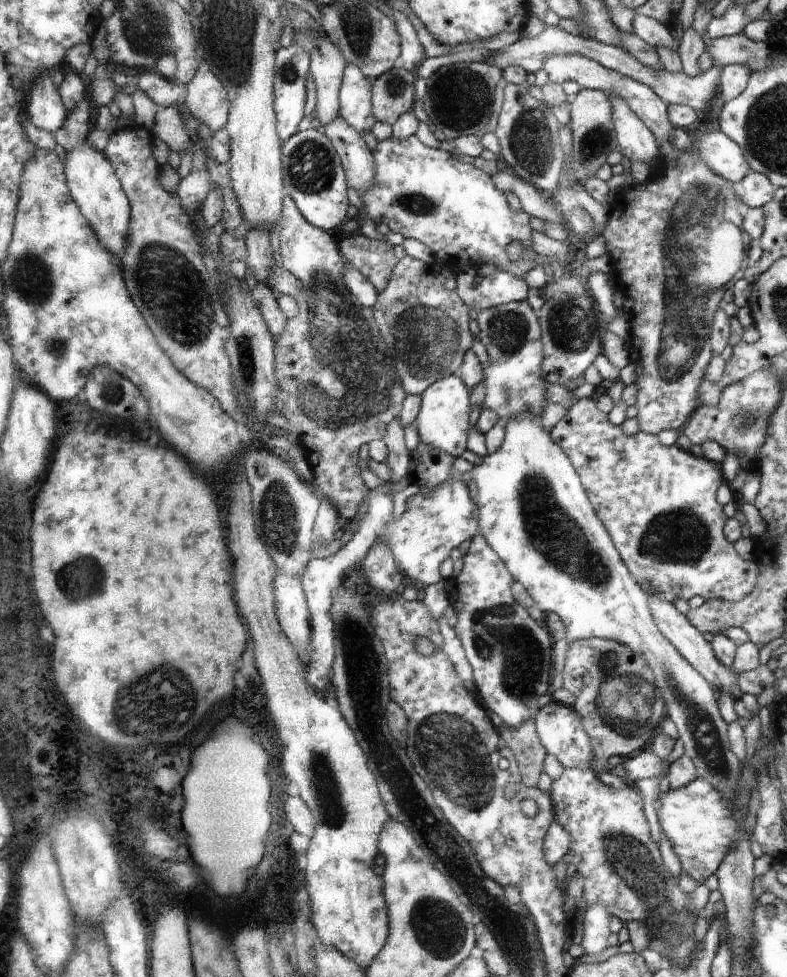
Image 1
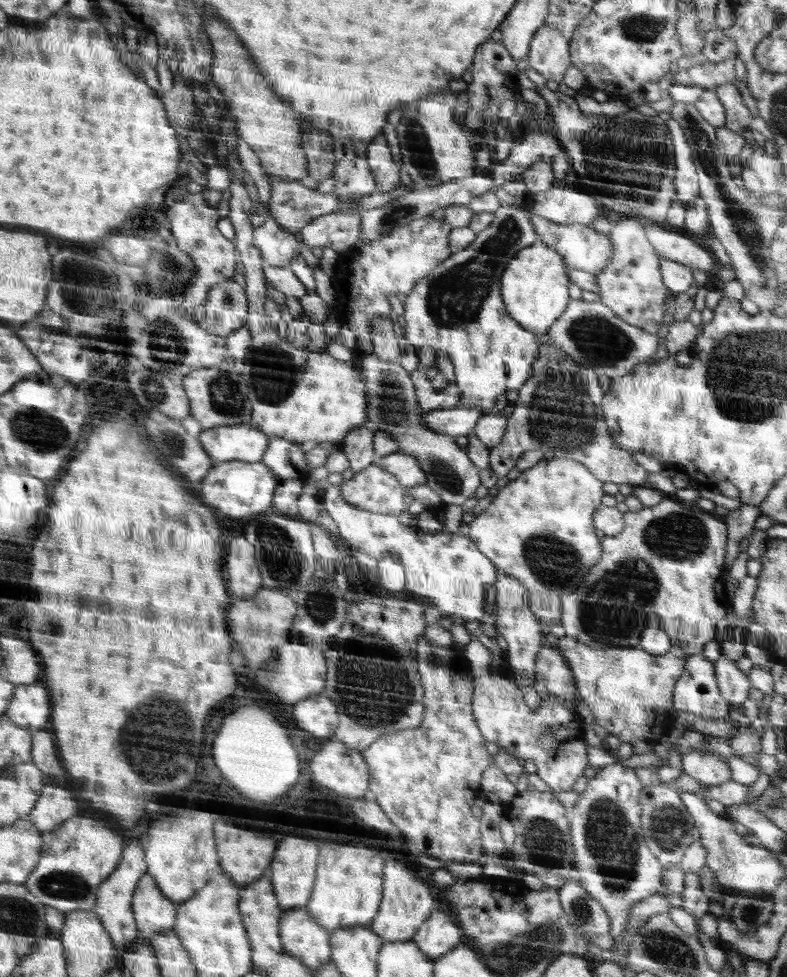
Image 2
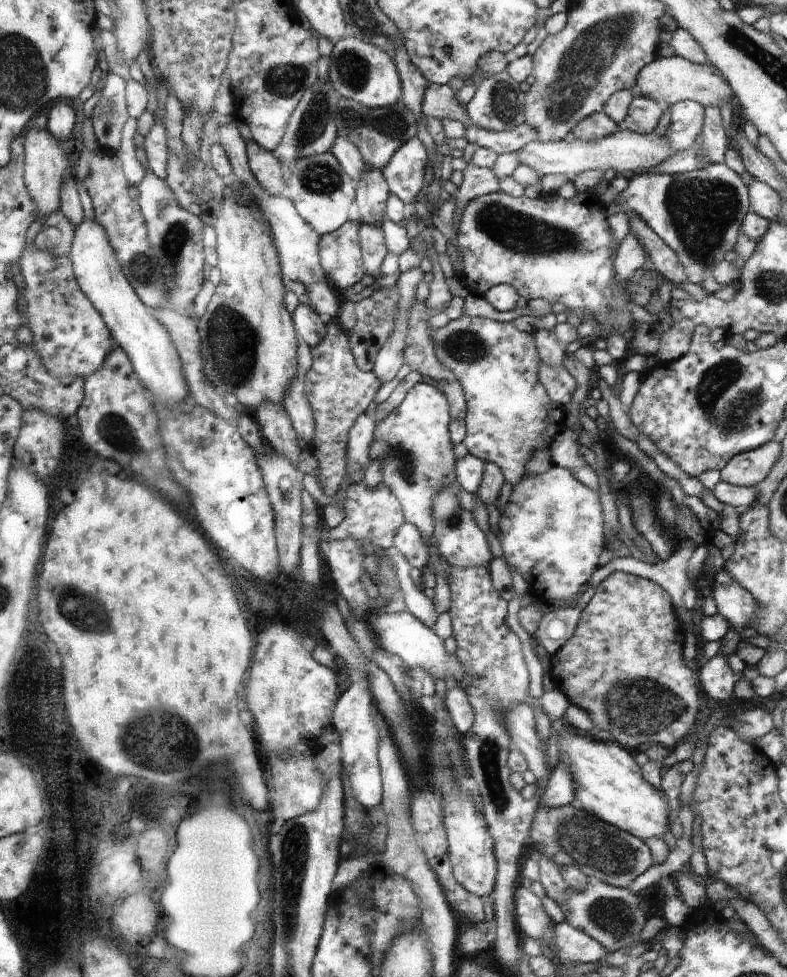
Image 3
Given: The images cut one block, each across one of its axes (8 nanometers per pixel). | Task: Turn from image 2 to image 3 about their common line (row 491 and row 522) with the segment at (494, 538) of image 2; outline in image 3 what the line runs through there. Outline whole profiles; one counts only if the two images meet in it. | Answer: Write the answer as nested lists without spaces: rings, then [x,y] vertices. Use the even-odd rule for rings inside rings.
[[[555,464],[542,474],[523,477],[513,487],[497,537],[508,565],[515,566],[530,585],[545,590],[544,602],[583,592],[586,580],[594,574],[604,550],[600,498],[598,491],[590,490],[571,471]]]

